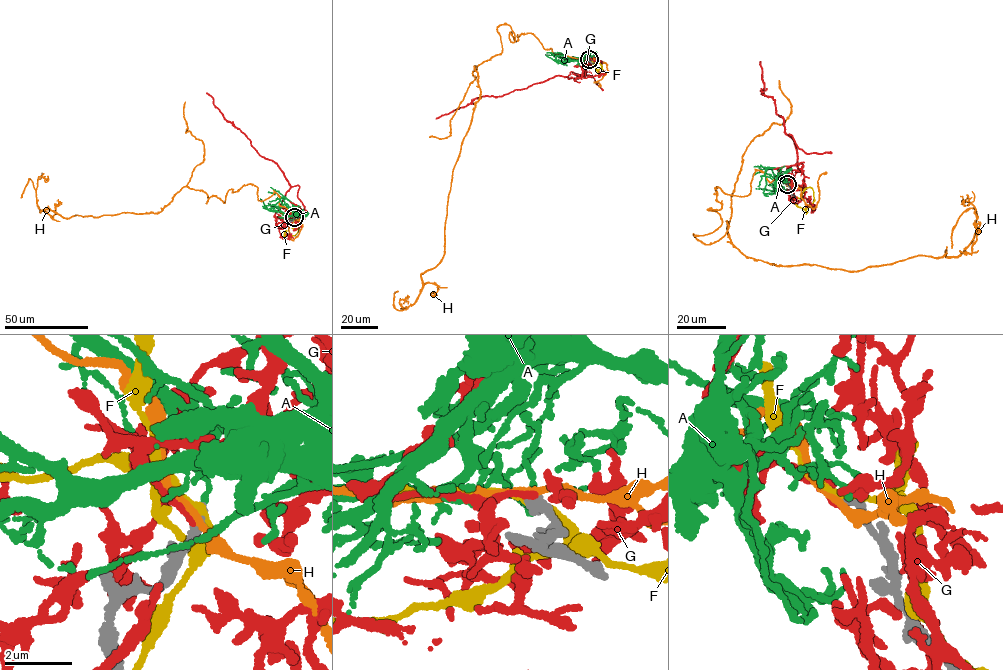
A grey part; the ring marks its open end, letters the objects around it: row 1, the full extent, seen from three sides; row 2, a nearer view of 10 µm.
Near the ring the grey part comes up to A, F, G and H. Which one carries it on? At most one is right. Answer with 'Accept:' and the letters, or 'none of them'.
Accept: none of them

